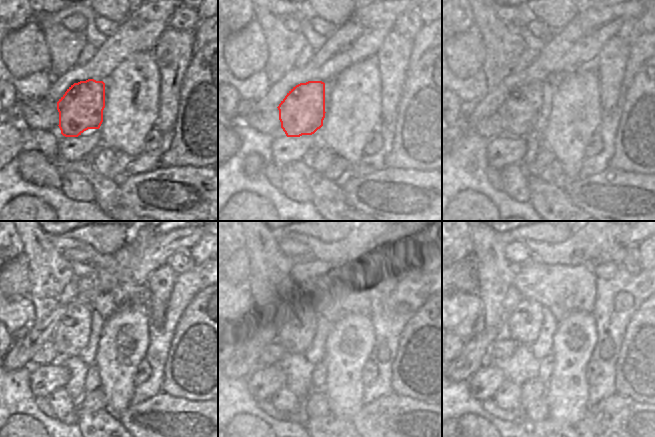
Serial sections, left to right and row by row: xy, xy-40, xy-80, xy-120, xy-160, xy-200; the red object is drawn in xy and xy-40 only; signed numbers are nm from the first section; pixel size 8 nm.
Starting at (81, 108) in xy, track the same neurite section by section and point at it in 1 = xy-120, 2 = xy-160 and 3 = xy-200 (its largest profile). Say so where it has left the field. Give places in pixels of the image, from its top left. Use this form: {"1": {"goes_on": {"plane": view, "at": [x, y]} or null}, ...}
{"1": {"goes_on": {"plane": "xy-120", "at": [71, 335]}}, "2": {"goes_on": {"plane": "xy-160", "at": [297, 330]}}, "3": {"goes_on": {"plane": "xy-200", "at": [523, 326]}}}

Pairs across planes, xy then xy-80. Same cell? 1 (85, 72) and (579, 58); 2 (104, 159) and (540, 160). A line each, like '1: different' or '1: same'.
1: same
2: same

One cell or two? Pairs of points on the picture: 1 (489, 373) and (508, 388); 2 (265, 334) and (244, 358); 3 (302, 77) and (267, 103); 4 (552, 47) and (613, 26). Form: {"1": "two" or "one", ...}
{"1": "two", "2": "one", "3": "one", "4": "one"}

